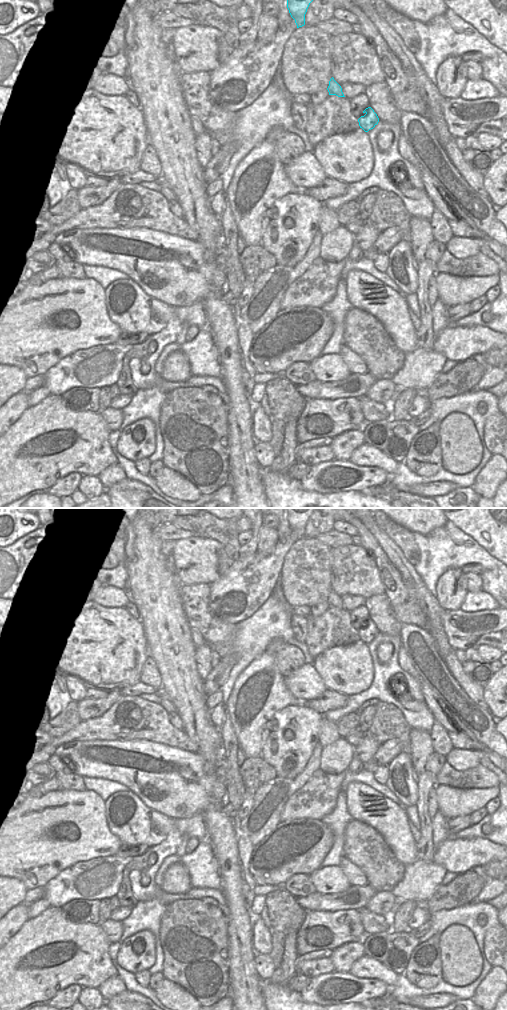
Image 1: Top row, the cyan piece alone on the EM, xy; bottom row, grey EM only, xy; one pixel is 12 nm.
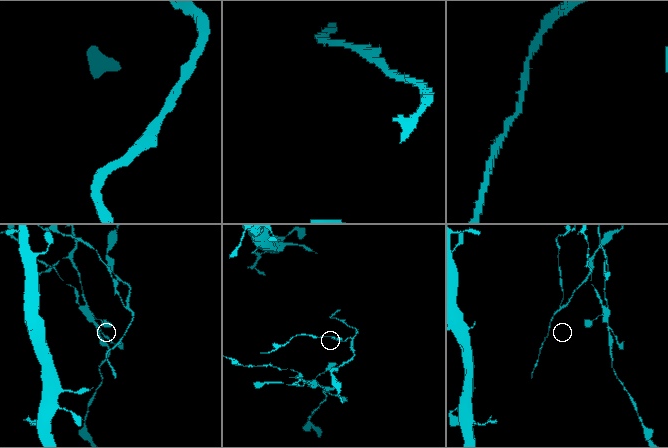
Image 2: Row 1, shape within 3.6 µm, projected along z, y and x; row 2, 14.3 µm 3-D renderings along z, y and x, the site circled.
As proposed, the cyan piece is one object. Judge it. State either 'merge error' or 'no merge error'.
merge error

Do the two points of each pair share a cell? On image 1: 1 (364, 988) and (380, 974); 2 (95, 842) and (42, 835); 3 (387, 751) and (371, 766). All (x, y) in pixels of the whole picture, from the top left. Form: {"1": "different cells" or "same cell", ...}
{"1": "different cells", "2": "same cell", "3": "same cell"}

